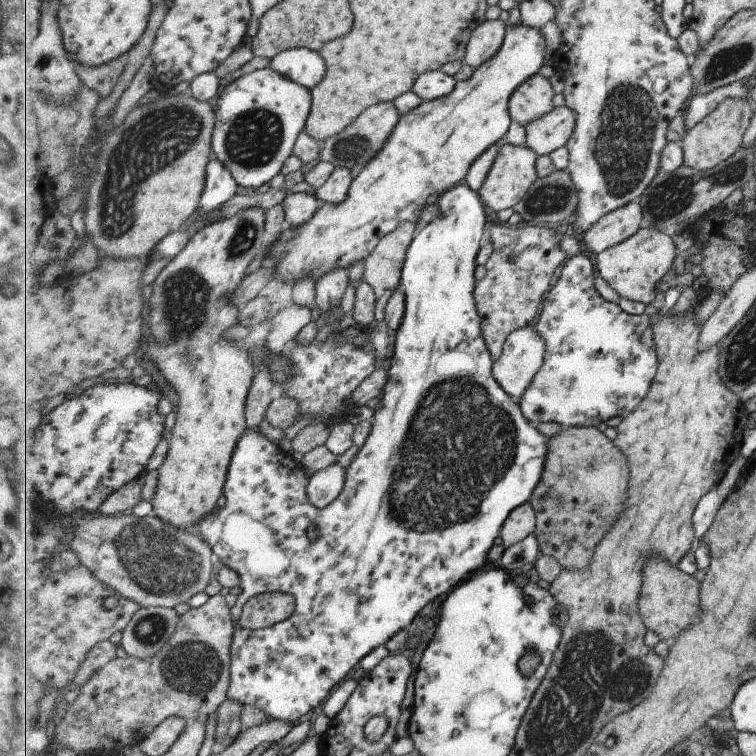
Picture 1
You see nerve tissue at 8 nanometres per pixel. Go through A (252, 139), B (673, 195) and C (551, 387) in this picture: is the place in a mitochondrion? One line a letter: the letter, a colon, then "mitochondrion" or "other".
A: mitochondrion
B: mitochondrion
C: mitochondrion

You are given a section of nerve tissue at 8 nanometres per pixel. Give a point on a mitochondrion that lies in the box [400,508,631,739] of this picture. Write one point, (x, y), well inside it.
(572, 551)

